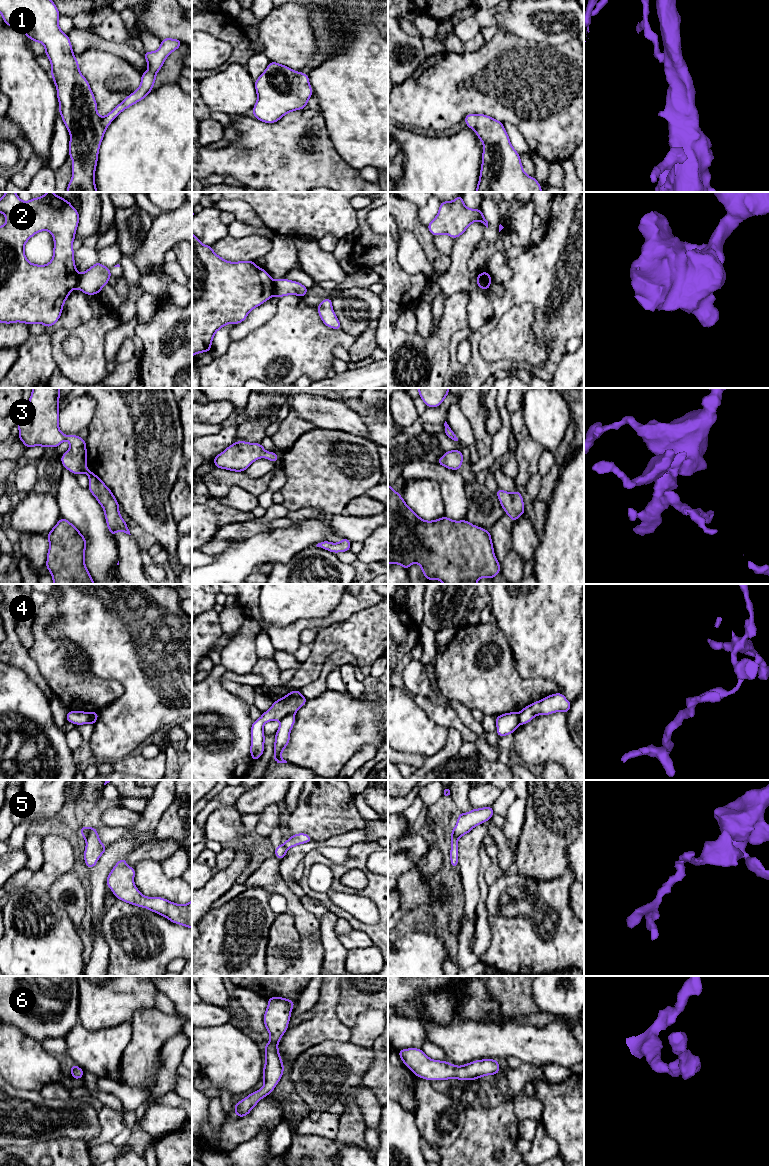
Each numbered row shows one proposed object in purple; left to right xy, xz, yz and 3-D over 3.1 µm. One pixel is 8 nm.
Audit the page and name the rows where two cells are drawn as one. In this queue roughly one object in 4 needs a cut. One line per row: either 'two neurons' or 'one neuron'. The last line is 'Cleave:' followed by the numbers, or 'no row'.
1: one neuron
2: two neurons
3: one neuron
4: two neurons
5: two neurons
6: one neuron
Cleave: 2, 4, 5

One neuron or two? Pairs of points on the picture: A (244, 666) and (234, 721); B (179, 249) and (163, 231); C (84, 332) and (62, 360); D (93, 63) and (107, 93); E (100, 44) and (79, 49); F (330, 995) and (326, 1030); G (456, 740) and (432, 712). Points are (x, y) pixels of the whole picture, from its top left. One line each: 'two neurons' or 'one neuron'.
A: two neurons
B: two neurons
C: one neuron
D: one neuron
E: one neuron
F: one neuron
G: two neurons

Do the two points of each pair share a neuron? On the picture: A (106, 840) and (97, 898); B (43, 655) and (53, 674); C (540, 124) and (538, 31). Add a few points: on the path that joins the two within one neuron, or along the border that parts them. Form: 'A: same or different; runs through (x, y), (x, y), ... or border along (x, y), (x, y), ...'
A: different; border along (120, 835), (108, 846)
B: same; runs through (48, 660), (52, 664), (53, 669)
C: different; border along (515, 35), (561, 44)

